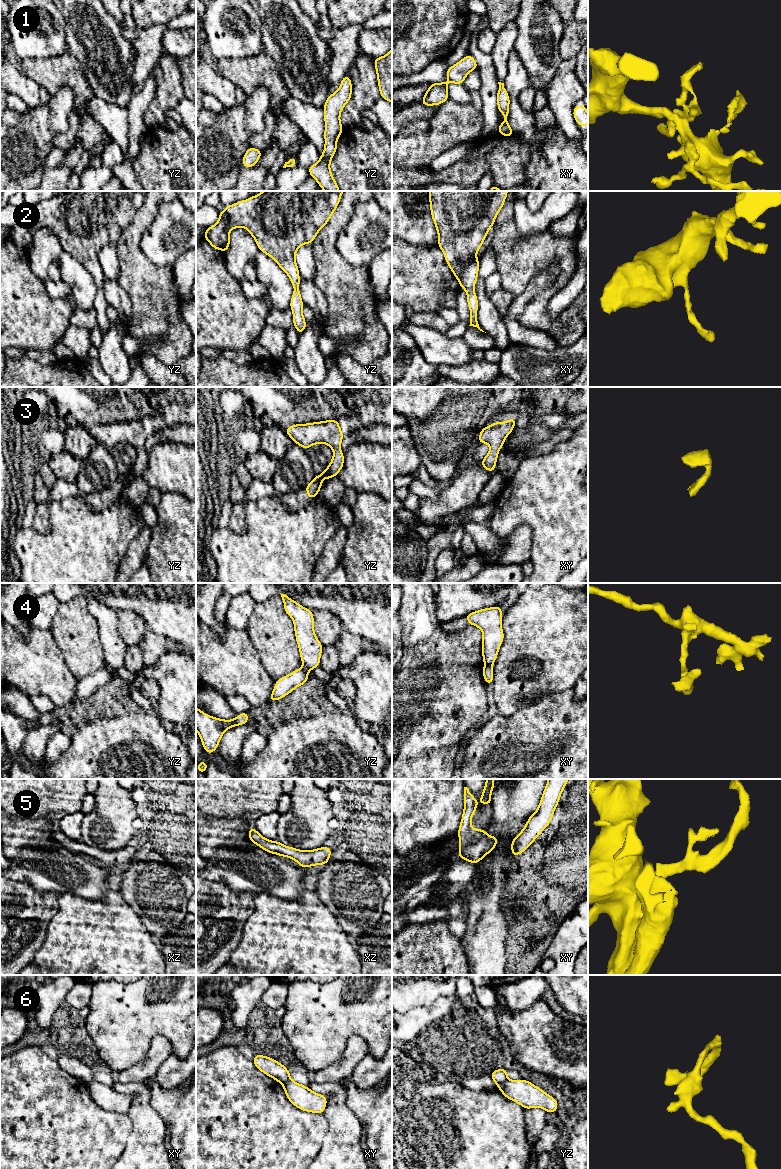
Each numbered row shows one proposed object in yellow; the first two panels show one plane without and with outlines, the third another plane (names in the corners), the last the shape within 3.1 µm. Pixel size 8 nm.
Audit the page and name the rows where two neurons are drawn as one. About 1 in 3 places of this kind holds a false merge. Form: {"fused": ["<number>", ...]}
{"fused": ["4", "6"]}

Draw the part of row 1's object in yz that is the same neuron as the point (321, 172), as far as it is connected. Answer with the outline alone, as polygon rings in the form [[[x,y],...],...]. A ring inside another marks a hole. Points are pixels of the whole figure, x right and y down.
[[[346,74],[340,88],[329,95],[324,104],[325,120],[325,146],[323,154],[316,164],[309,166],[309,175],[312,176],[324,191],[340,191],[339,186],[333,178],[330,170],[330,162],[337,150],[337,139],[342,134],[344,127],[340,122],[340,114],[346,103],[350,102],[352,94],[352,83]]]

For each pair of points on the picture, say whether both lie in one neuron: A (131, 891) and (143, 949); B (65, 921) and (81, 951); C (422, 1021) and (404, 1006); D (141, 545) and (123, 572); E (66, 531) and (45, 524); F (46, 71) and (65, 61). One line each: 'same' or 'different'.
A: different
B: same
C: different
D: same
E: different
F: same

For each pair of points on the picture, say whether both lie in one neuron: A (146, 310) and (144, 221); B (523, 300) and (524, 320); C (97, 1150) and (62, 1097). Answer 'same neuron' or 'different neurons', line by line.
A: same neuron
B: different neurons
C: same neuron

